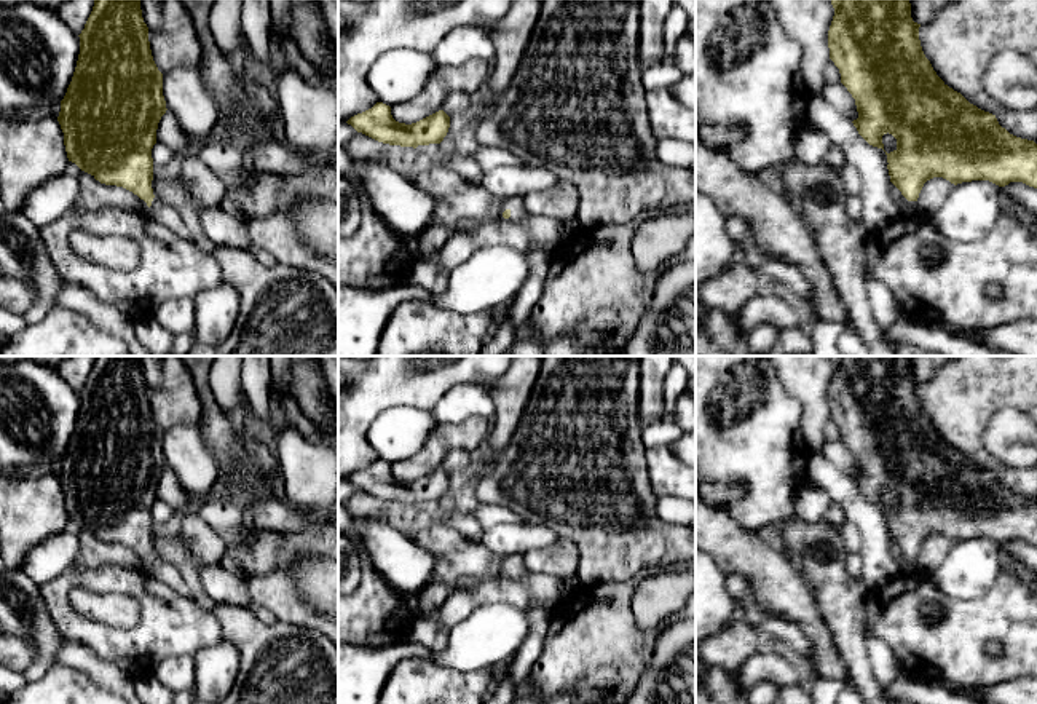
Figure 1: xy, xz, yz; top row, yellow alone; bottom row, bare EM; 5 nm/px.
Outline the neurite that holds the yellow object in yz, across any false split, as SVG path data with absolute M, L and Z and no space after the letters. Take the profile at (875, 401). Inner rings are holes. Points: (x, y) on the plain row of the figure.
M909 356L830 358L834 366L828 388L830 417L855 457L858 476L852 481L873 504L884 508L887 490L897 496L897 506L885 512L890 540L903 552L901 573L917 572L919 551L933 535L954 543L989 538L999 544L1023 540L1037 546L1037 501L1010 492L996 473L970 461L936 433L922 409L921 382L911 375Z

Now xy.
M94 356L81 388L80 412L72 439L61 458L57 479L64 490L69 519L105 543L123 544L139 554L142 570L172 591L193 597L180 570L153 552L153 516L156 487L166 471L163 431L148 399L139 356Z

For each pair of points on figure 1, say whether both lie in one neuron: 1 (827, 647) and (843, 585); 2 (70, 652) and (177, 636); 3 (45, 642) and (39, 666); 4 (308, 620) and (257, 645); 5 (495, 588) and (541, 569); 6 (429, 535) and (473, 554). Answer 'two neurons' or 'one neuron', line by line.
1: two neurons
2: two neurons
3: one neuron
4: two neurons
5: one neuron
6: one neuron

